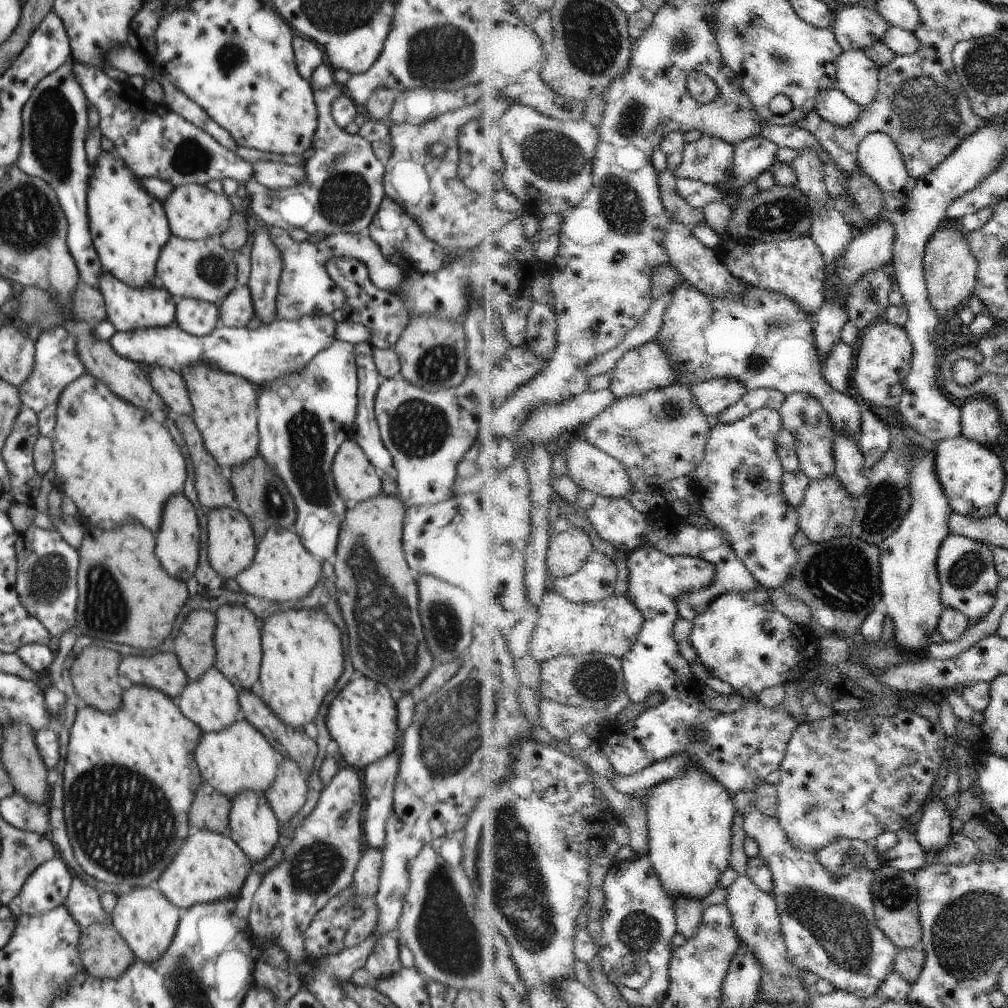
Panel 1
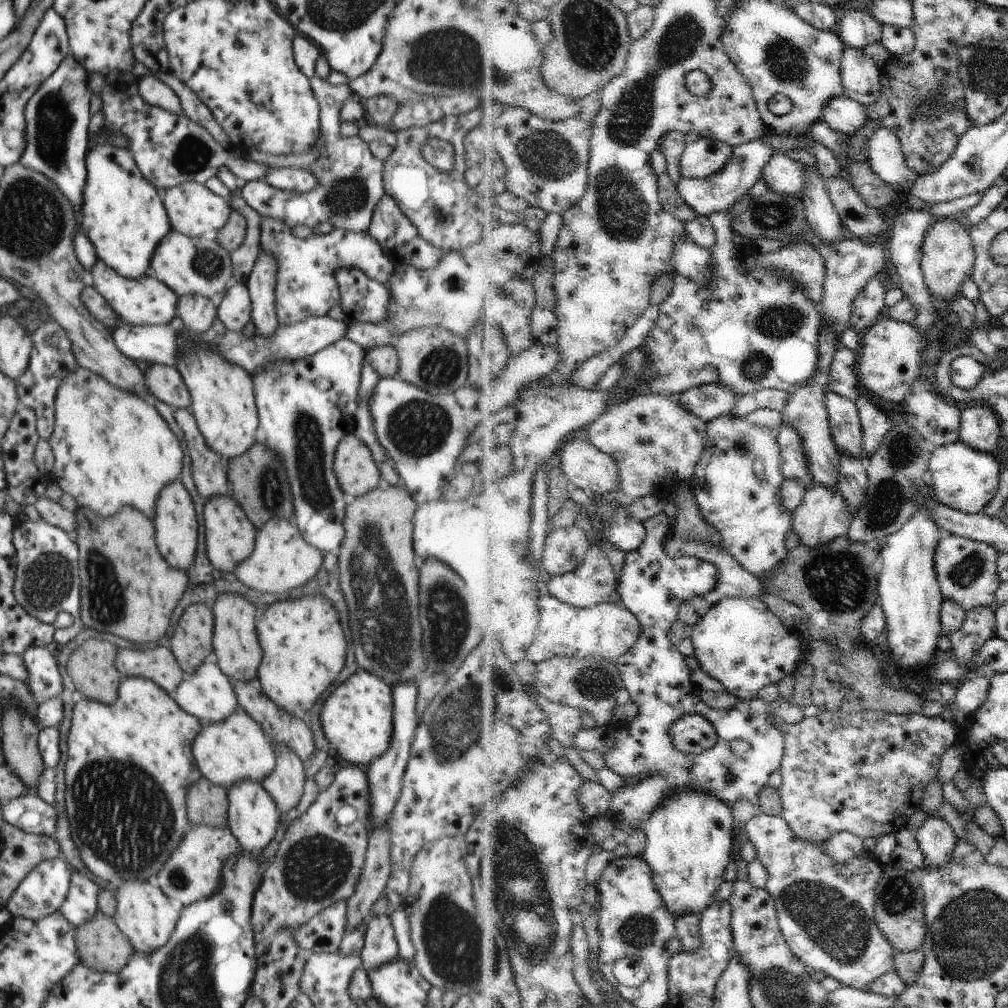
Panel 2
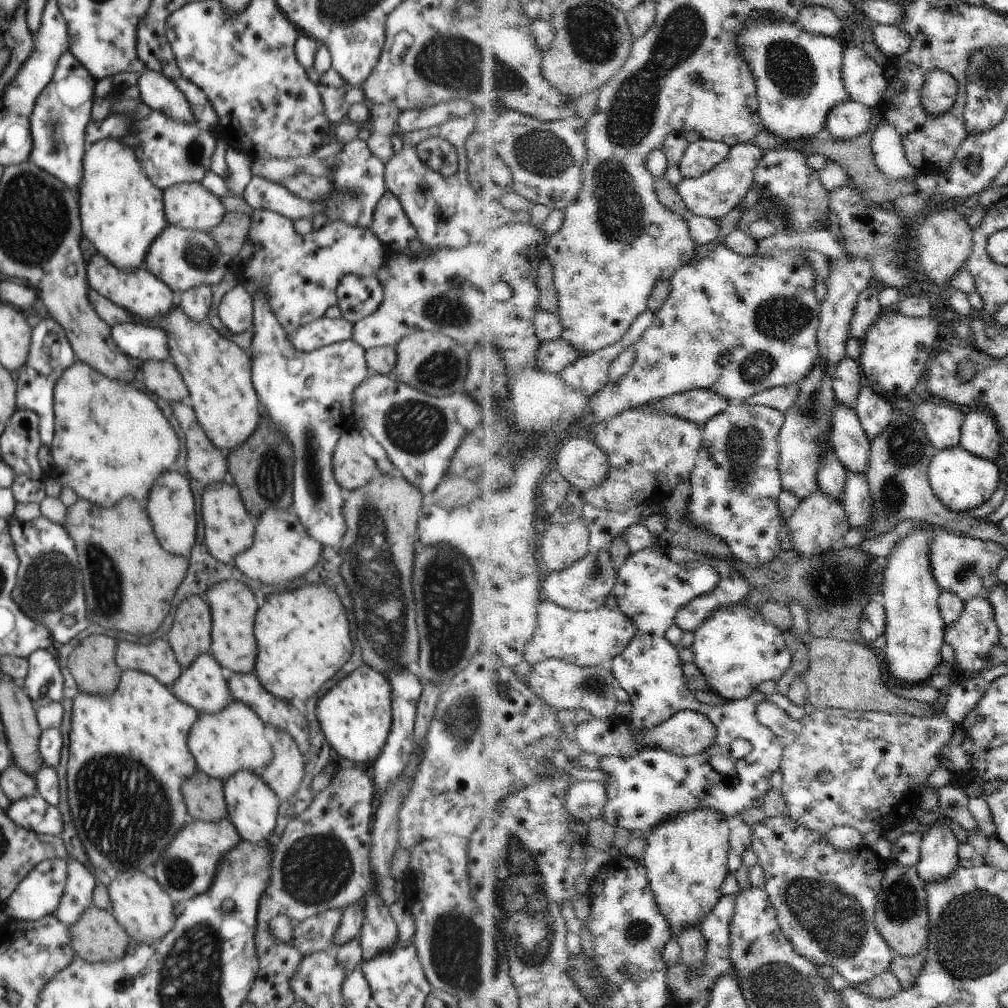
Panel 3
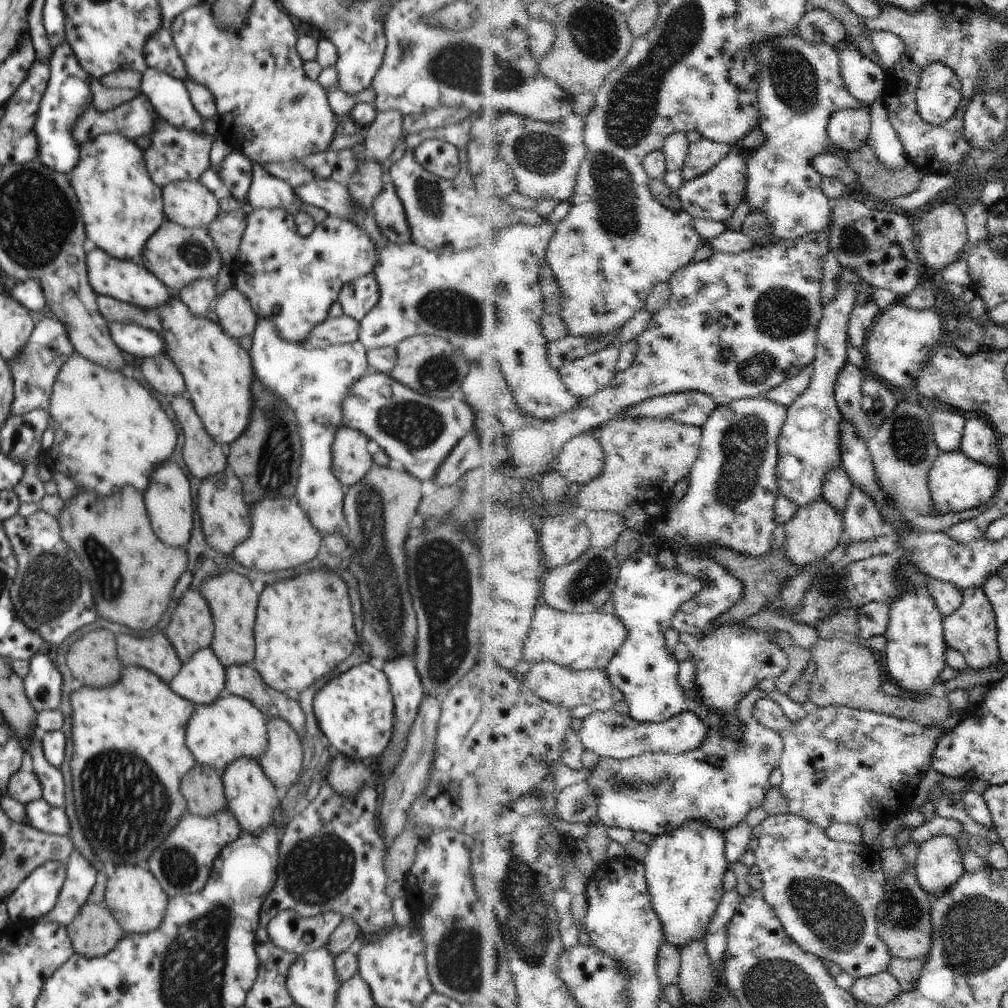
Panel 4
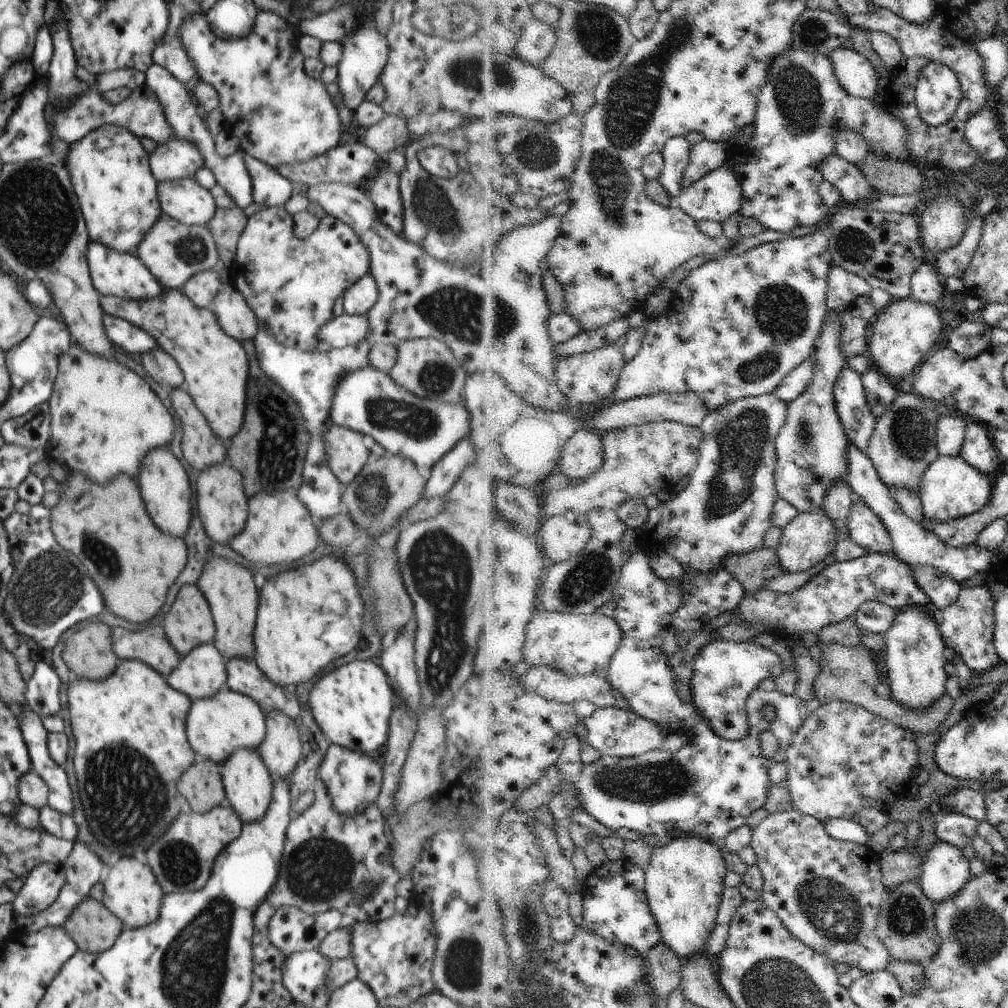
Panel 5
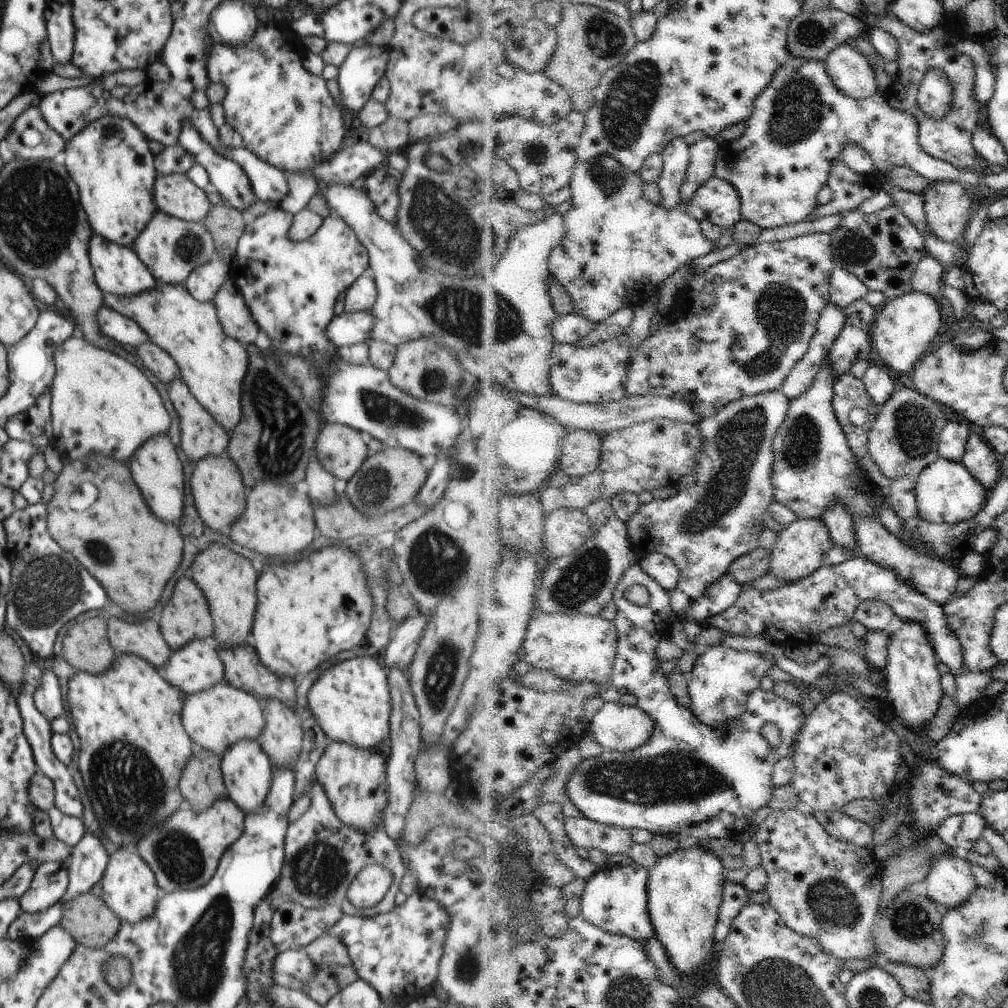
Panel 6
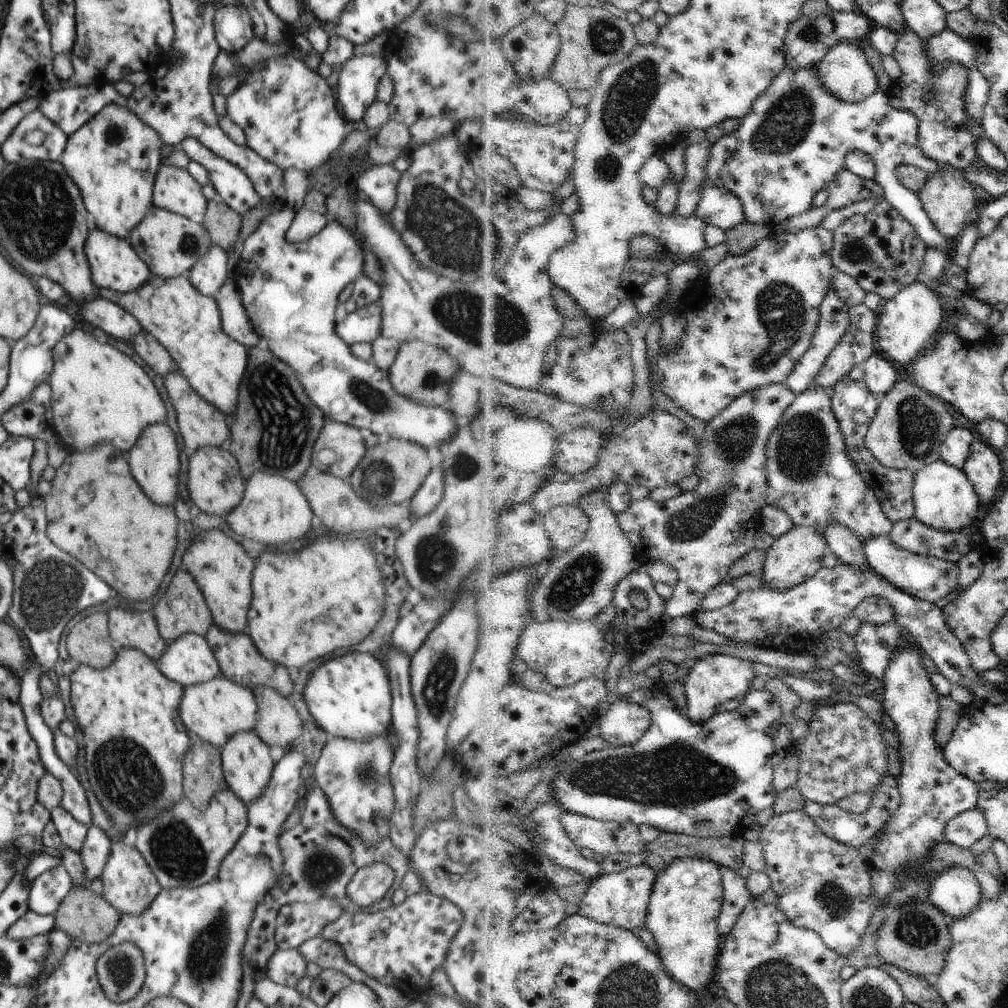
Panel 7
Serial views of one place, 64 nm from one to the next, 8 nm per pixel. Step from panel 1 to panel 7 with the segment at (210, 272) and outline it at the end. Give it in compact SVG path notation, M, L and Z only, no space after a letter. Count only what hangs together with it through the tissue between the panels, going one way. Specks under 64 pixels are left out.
M152 206L145 217L129 232L129 243L148 265L152 275L169 279L188 274L198 259L212 245L207 230L198 219L189 219L181 214Z

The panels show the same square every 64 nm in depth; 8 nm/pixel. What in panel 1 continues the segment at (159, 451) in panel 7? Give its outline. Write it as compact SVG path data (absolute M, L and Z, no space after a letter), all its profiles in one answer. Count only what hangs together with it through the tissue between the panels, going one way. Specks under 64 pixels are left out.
M184 494L170 496L162 512L162 524L156 534L156 556L160 564L170 572L170 576L178 576L182 580L190 578L198 568L200 550L200 527L196 508Z

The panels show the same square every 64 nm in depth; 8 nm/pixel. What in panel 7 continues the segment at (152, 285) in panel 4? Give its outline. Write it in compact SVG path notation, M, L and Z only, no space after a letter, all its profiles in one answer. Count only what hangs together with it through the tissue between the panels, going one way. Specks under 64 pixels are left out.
M95 227L88 233L84 243L84 252L89 262L92 282L97 288L104 287L119 293L127 293L140 288L151 275L148 265L138 256L134 247L124 238L98 230Z

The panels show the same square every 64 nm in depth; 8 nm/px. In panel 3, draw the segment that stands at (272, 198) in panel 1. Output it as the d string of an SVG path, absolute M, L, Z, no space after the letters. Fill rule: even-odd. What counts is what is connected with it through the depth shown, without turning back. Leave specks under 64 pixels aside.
M315 67L308 70L307 76L311 82L318 86L318 92L320 92L322 104L324 104L324 112L326 112L326 120L330 126L342 120L352 104L361 101L368 103L364 92L358 87L349 86L347 83L339 88L322 84L321 75L318 74ZM358 138L343 144L336 156L338 156L338 164L336 164L334 172L328 176L328 180L334 184L334 190L330 196L326 196L326 200L320 200L320 202L304 200L304 198L294 196L290 190L280 186L280 183L270 182L266 178L258 178L258 176L253 176L250 184L243 189L241 198L252 209L276 212L280 216L290 218L292 222L302 220L302 218L312 220L315 215L322 214L329 220L342 220L350 226L369 228L373 222L374 208L387 192L384 180L385 165L371 154L367 142Z

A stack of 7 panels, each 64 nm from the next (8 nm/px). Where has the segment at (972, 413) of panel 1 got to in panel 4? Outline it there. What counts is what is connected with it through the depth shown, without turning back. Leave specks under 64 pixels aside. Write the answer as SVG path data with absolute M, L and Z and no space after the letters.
M968 415L963 434L960 452L964 452L966 456L970 456L974 462L980 462L980 464L986 464L986 466L992 466L992 468L998 467L1001 462L999 436L986 416Z

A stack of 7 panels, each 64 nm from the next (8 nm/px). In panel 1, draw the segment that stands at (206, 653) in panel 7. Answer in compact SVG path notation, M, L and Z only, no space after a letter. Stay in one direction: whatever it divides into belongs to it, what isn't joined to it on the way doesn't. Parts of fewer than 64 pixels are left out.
M215 667L204 672L200 680L188 681L184 692L175 700L180 712L198 724L203 732L220 732L242 717L240 700L238 700L238 690L221 674Z

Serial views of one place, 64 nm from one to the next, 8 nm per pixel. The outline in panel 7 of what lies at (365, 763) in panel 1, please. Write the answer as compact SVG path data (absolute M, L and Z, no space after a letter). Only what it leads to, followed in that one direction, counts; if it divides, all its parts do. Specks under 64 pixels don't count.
M354 651L320 664L306 682L304 699L314 720L333 738L370 740L391 731L392 696L388 674L370 653Z

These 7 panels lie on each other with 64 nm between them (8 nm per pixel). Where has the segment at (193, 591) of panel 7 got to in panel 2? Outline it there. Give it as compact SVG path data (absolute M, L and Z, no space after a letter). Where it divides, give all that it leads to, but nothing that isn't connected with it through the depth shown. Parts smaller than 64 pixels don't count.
M190 604L172 634L171 652L186 674L213 659L214 616L206 604Z

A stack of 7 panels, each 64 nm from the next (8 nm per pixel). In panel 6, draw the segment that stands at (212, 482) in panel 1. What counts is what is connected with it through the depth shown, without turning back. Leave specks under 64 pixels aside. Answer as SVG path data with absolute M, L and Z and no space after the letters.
M181 379L172 380L168 386L170 400L180 418L182 450L191 462L196 464L198 460L202 460L206 456L220 456L222 452L225 452L229 444L230 434L224 432L224 428L214 420L214 416L210 416L210 412L202 404L198 404L198 400L190 394L190 390Z

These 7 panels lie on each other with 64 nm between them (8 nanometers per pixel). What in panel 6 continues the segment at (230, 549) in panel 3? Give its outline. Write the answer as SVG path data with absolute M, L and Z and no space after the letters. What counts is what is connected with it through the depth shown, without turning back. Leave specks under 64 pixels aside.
M226 451L220 456L206 456L193 465L194 472L190 476L190 488L200 519L214 532L228 532L230 526L246 510L246 487L241 473Z

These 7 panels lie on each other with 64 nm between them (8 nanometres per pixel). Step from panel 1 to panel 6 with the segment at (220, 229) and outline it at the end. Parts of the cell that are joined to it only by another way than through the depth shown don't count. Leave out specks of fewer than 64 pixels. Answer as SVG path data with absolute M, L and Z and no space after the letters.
M187 174L157 176L154 186L154 202L159 211L180 220L202 223L214 206L204 190Z

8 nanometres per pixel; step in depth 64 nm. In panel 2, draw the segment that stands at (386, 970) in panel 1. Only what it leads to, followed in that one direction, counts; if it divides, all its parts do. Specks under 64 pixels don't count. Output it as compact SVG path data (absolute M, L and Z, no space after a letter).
M388 915L372 916L367 920L365 945L362 948L364 970L380 968L399 957L399 947Z

